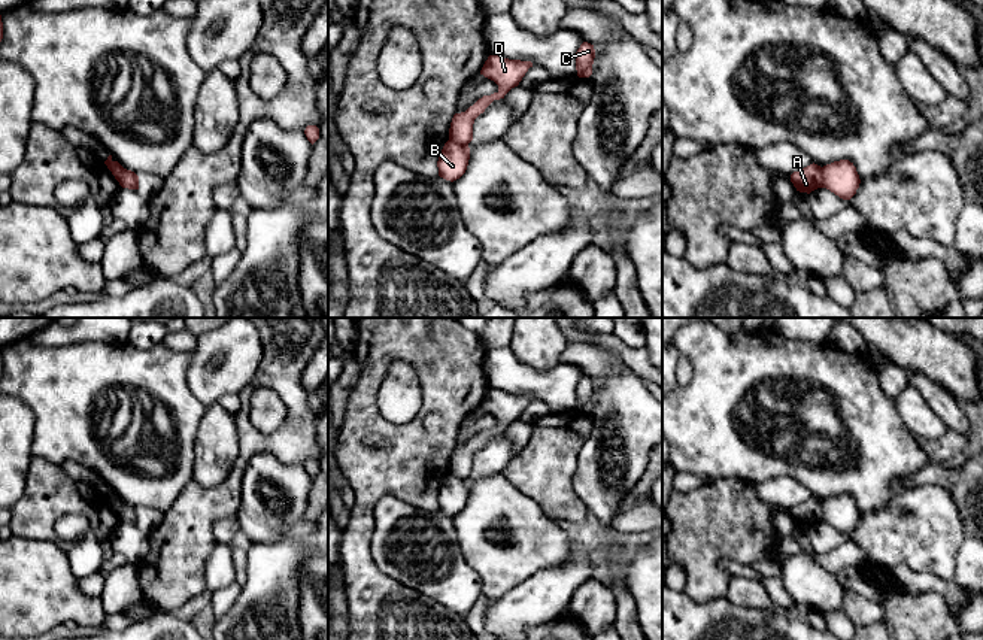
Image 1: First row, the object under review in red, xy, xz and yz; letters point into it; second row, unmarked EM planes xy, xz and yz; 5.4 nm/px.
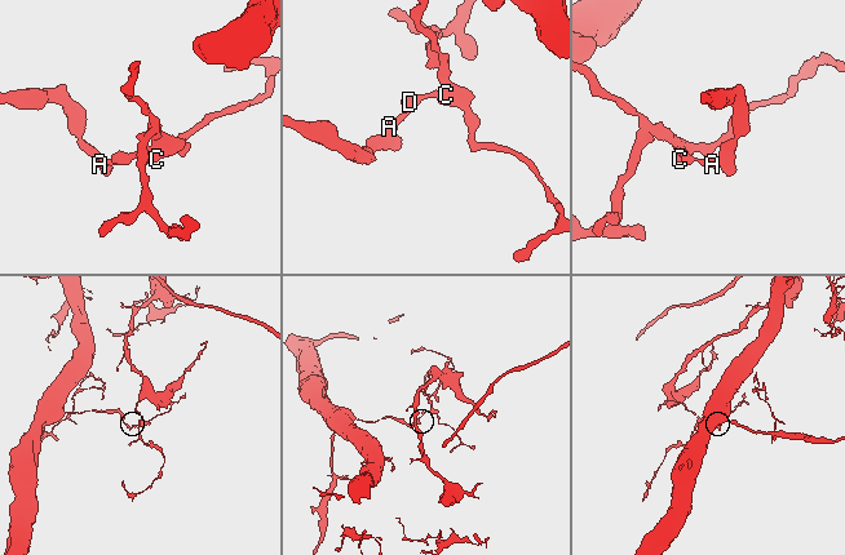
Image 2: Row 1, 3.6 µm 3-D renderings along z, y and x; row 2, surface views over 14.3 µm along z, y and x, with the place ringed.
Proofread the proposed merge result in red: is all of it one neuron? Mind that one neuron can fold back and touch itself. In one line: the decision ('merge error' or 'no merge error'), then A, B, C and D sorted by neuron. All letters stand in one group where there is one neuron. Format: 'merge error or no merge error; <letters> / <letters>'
merge error; A C D / B

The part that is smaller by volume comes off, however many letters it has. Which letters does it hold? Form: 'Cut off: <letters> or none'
Cut off: A, C, D

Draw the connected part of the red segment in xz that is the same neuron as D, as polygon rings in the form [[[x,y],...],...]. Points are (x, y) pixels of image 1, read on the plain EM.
[[[489,389],[480,409],[494,415],[498,419],[498,425],[491,430],[483,430],[465,446],[455,448],[449,462],[449,474],[468,479],[473,474],[474,454],[483,448],[494,434],[504,433],[512,422],[518,421],[530,401],[533,401],[531,395]]]

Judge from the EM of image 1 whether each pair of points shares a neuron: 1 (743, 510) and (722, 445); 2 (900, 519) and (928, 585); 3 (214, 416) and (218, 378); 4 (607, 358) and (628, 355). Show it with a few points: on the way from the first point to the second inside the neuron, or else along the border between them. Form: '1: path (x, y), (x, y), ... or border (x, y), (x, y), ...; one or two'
1: border (755, 482), (716, 479), (704, 485); two
2: border (889, 573), (906, 564), (950, 585); two
3: border (217, 402), (208, 408); two
4: border (588, 343), (600, 343), (613, 349), (628, 367); two

